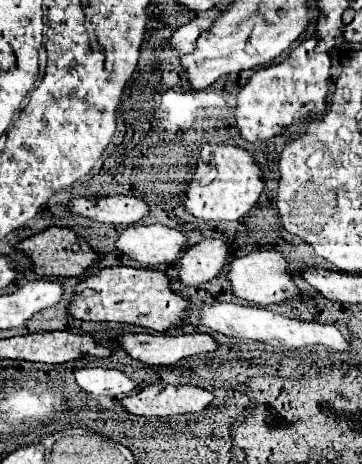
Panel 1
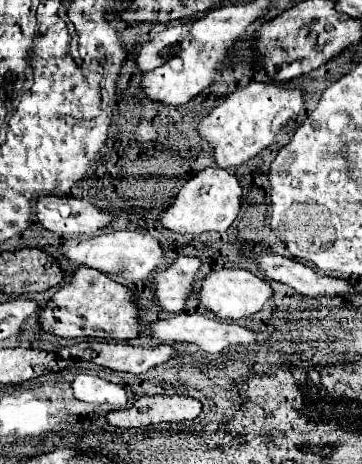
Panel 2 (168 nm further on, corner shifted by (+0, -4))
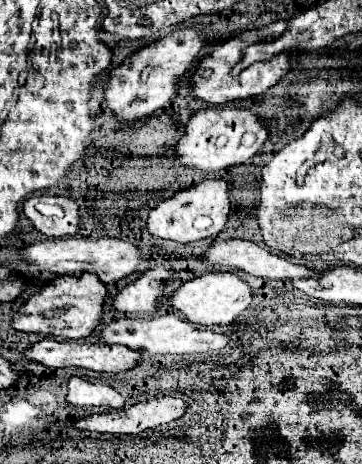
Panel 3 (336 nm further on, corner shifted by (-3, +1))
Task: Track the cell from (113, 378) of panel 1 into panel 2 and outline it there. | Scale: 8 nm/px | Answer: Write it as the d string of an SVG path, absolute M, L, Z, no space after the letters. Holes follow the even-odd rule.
M77 374L75 380L71 382L73 394L81 402L91 402L91 404L111 404L115 408L125 408L127 404L127 392L113 382L101 380L97 376L89 374Z

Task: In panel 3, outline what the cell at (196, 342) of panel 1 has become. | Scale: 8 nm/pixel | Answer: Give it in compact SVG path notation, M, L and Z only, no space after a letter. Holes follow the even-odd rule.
M42 339L40 343L34 343L26 351L26 359L32 359L36 363L42 363L46 367L58 369L58 367L84 367L92 371L106 371L106 373L120 373L128 371L138 361L144 359L144 353L128 349L124 345L108 345L108 343L68 343L68 341L58 341L58 339Z

